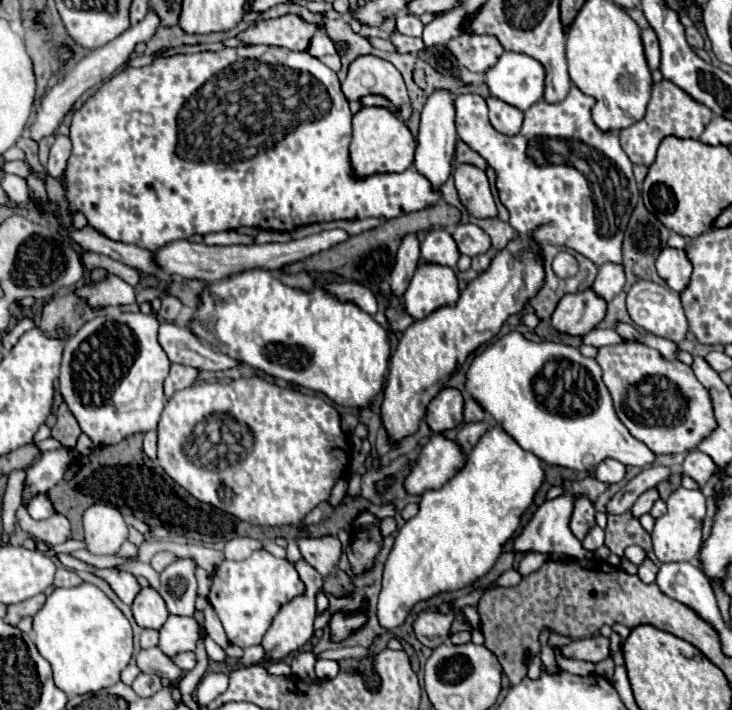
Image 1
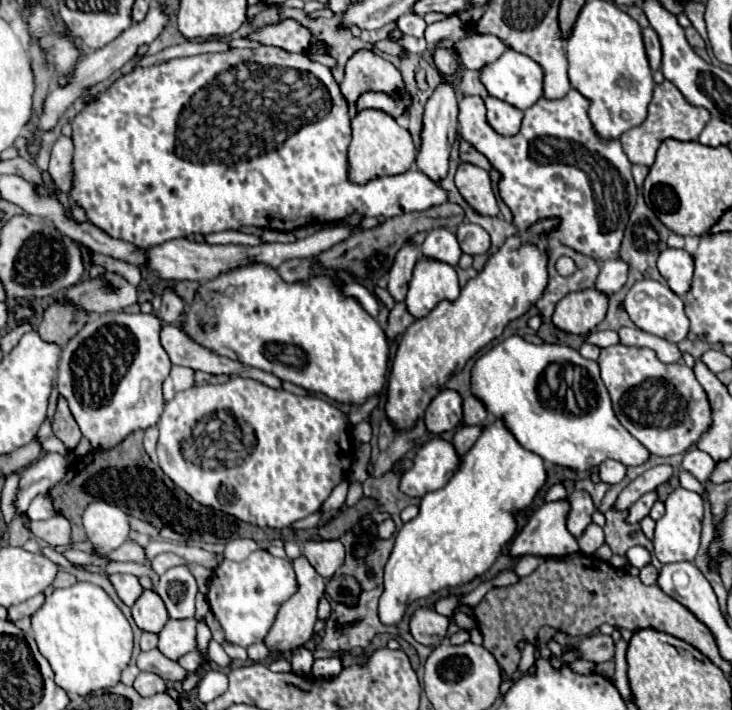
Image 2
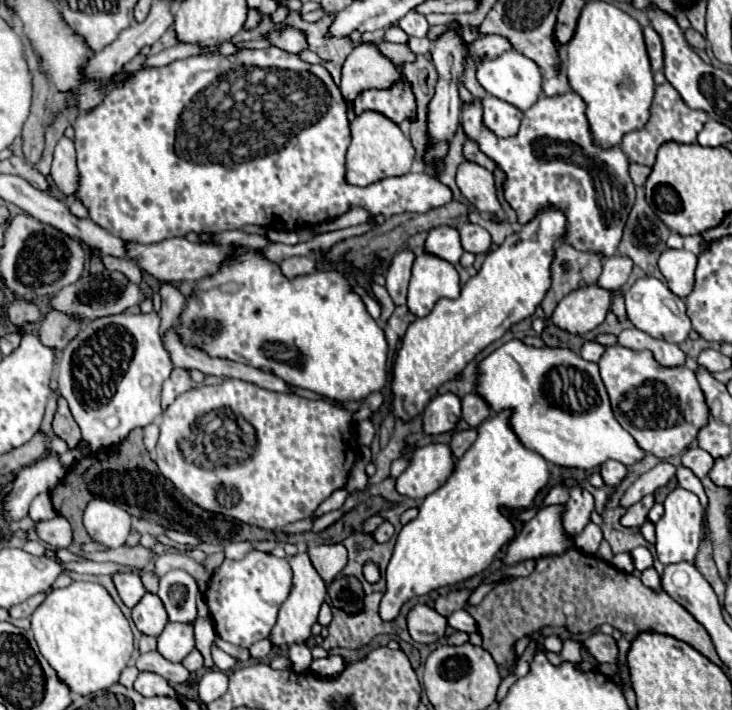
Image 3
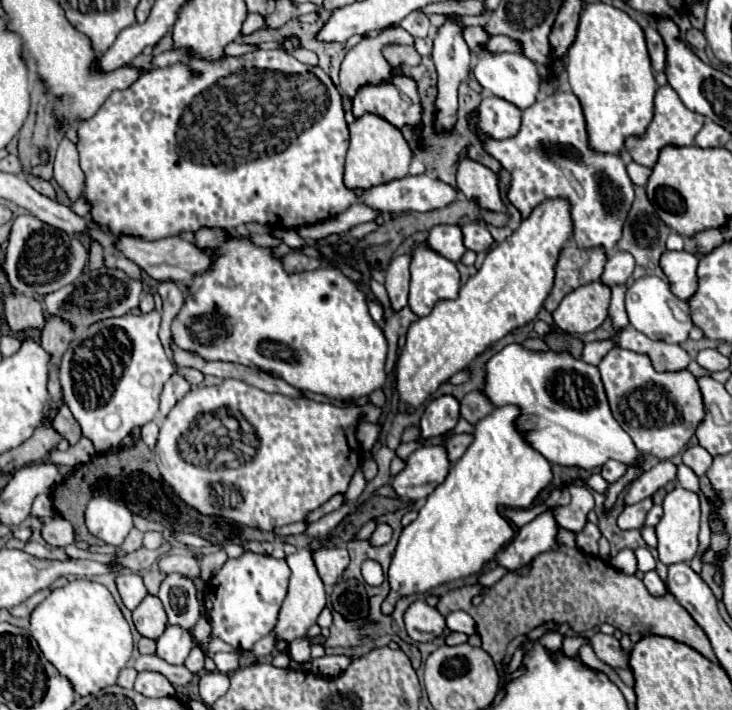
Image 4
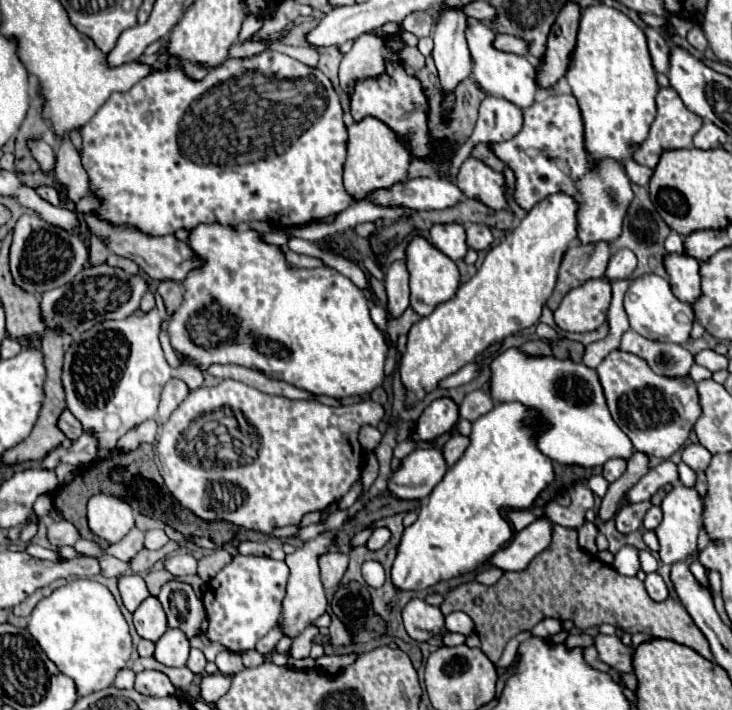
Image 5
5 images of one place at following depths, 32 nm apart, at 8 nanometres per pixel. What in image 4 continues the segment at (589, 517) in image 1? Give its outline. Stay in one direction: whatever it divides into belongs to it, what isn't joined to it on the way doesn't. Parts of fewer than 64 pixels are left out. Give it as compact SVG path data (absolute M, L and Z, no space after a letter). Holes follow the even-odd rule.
M582 484L570 486L570 496L572 500L568 506L554 506L554 516L564 530L578 534L588 522L588 512L594 508L594 498L592 492Z

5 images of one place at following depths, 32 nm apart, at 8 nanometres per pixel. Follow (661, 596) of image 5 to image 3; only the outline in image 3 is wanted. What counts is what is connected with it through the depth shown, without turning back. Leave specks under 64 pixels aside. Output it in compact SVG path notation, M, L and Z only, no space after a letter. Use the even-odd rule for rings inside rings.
M646 568L646 570L642 572L640 580L642 580L646 586L650 586L650 588L656 588L656 590L660 588L660 576L658 576L656 568Z

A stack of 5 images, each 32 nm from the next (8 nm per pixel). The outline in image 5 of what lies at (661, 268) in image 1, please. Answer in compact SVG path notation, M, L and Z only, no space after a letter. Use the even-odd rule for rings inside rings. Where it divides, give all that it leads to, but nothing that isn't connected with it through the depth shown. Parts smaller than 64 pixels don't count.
M686 252L664 256L664 268L670 276L670 288L678 300L694 304L700 296L698 266L698 260L688 256Z

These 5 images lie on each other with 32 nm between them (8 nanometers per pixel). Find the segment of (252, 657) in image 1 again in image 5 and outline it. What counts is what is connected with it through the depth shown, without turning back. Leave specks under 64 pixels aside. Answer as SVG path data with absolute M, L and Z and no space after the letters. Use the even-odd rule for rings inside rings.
M274 626L258 644L256 644L256 650L260 652L260 654L264 654L264 656L268 656L268 654L272 654L274 652L274 646L278 644L278 640L282 638L282 632L280 632L280 628L278 626Z

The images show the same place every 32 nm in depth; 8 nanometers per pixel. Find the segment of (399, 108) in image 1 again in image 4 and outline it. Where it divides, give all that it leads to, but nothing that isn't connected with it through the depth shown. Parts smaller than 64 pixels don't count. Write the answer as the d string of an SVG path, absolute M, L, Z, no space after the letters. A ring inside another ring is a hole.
M400 26L386 28L376 38L362 38L344 58L340 68L340 88L352 98L364 84L384 84L394 68L382 56L382 48L390 43L413 45L414 38Z

